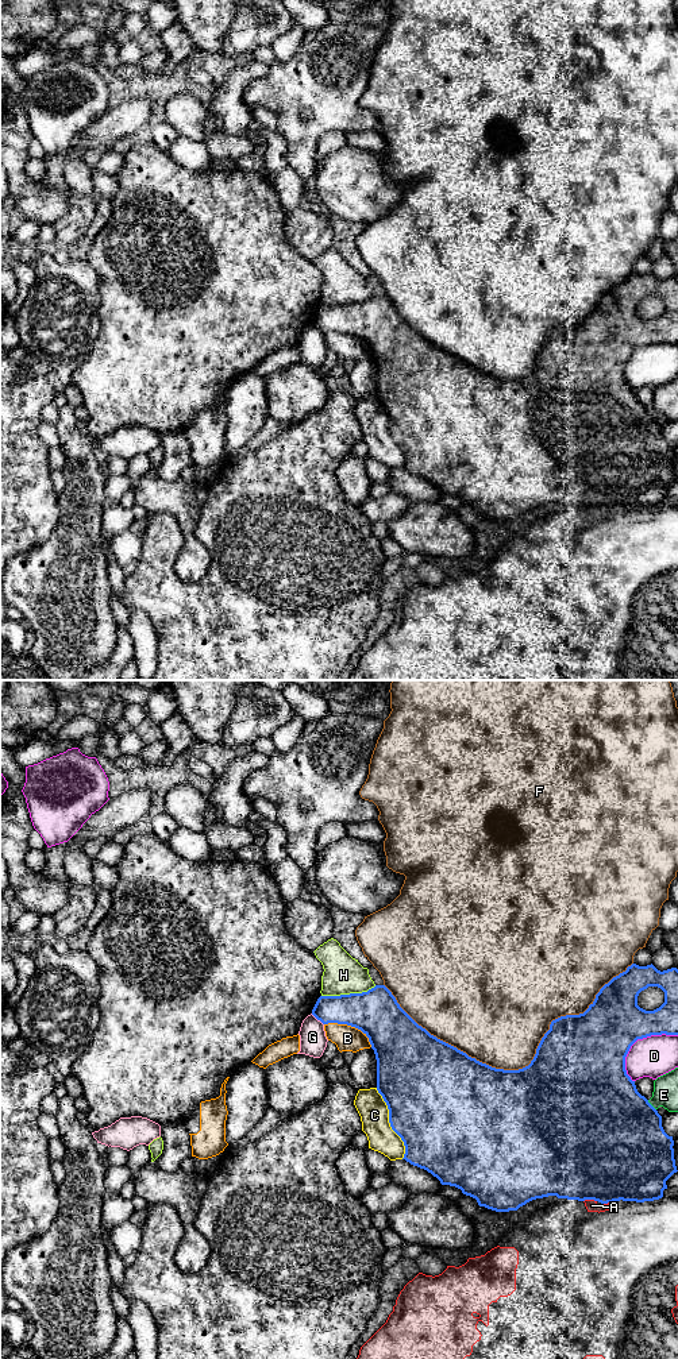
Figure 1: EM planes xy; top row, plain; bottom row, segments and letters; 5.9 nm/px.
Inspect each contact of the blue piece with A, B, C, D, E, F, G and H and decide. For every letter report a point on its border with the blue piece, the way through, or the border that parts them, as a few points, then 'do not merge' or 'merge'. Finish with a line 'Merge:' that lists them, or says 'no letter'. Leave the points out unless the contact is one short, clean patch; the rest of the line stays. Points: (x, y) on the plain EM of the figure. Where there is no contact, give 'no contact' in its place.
A: contact xy (589, 508); do not merge
B: contact xy (350, 334); do not merge
C: contact xy (389, 431); do not merge
D: contact xy (638, 347); do not merge
E: contact xy (651, 414); do not merge
F: contact xy (519, 378); do not merge
G: contact xy (318, 328); do not merge
H: contact xy (350, 302); do not merge
Merge: no letter

